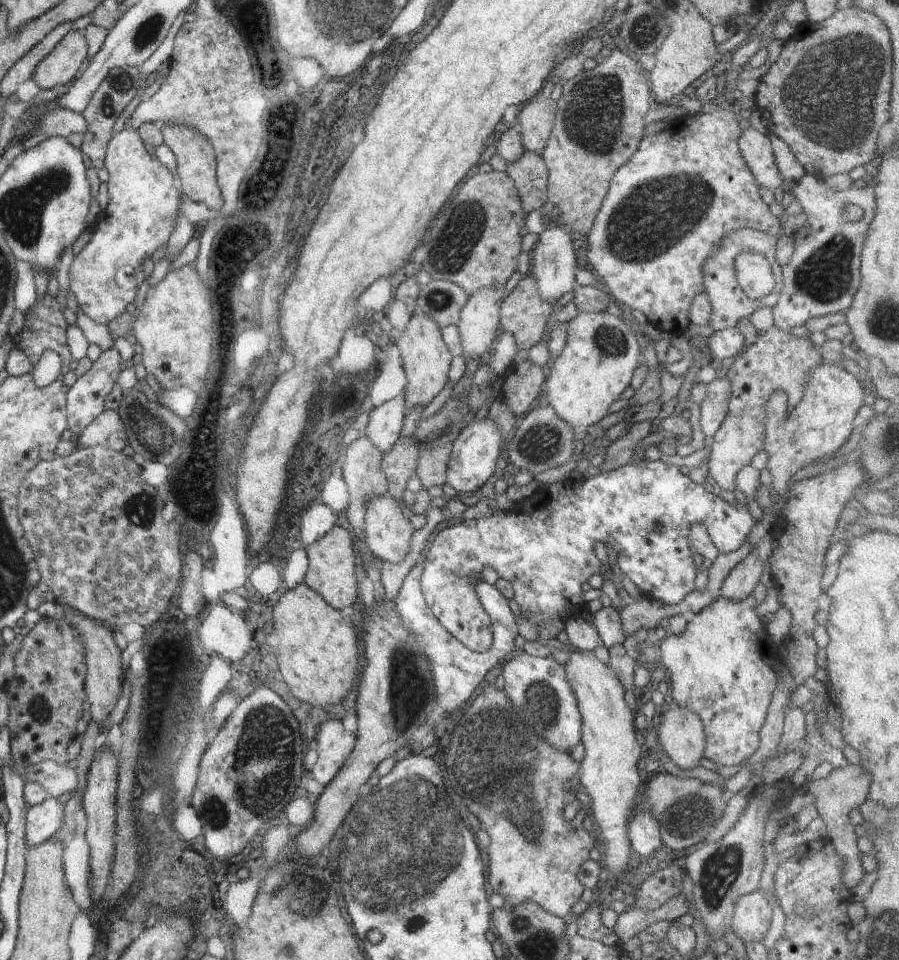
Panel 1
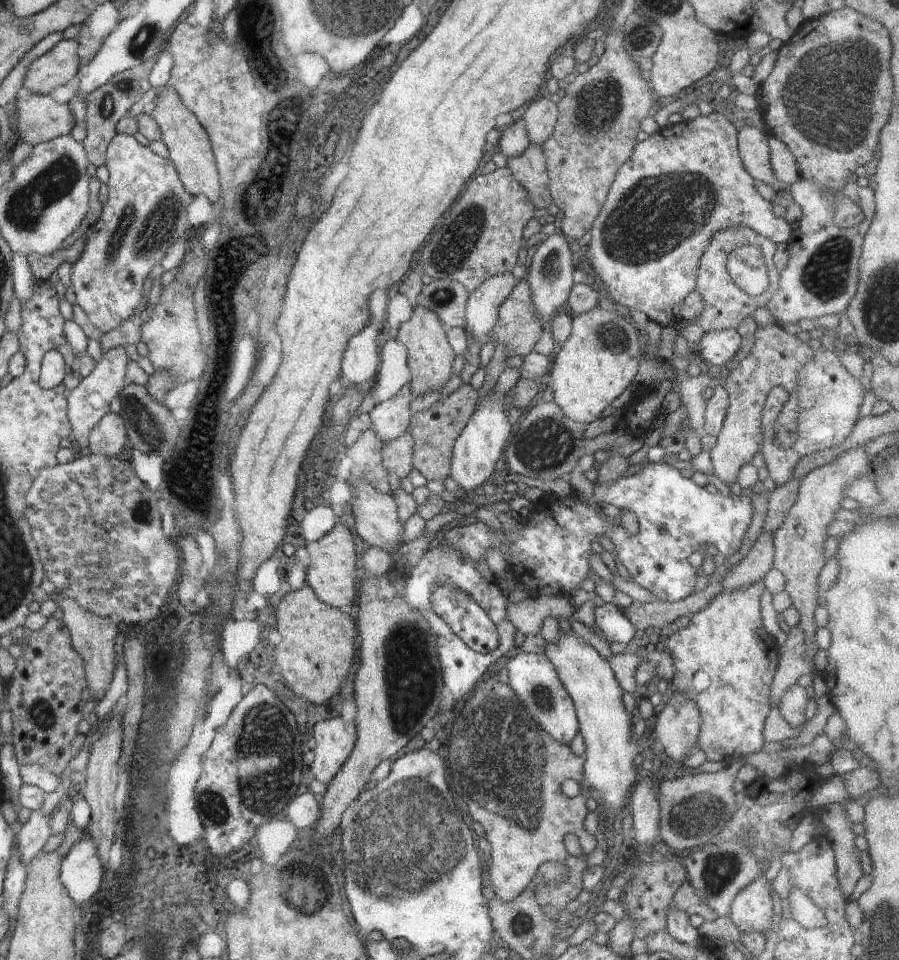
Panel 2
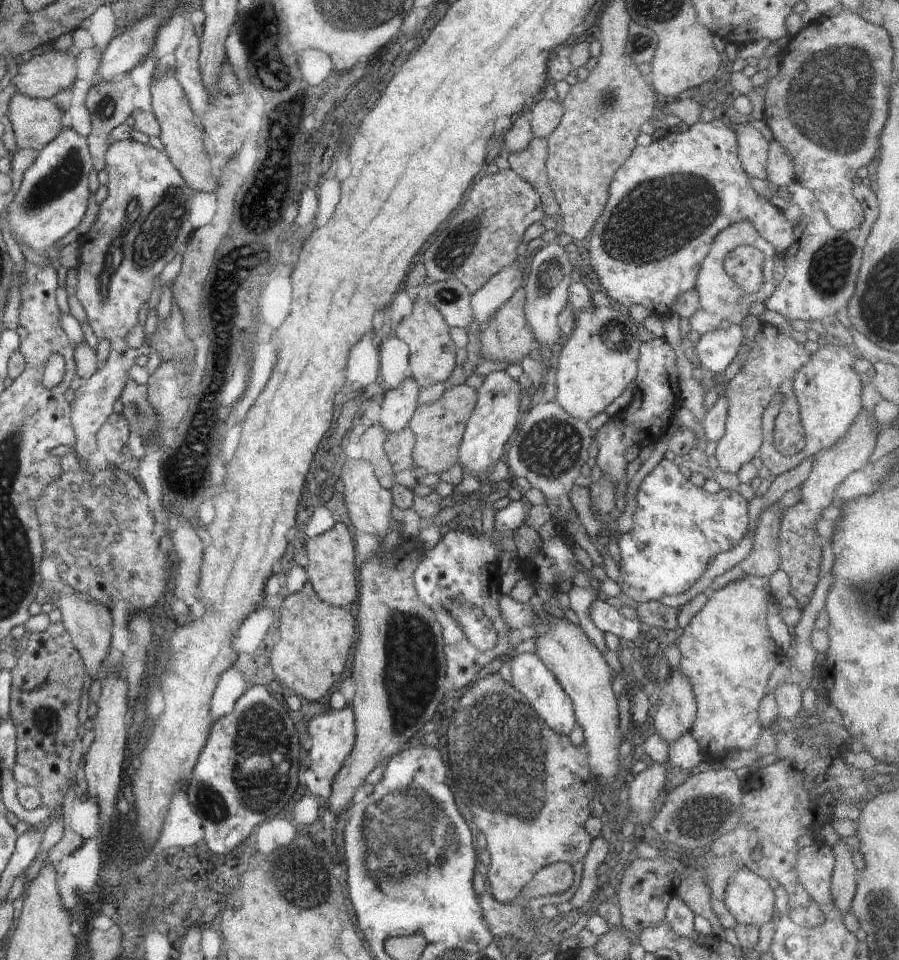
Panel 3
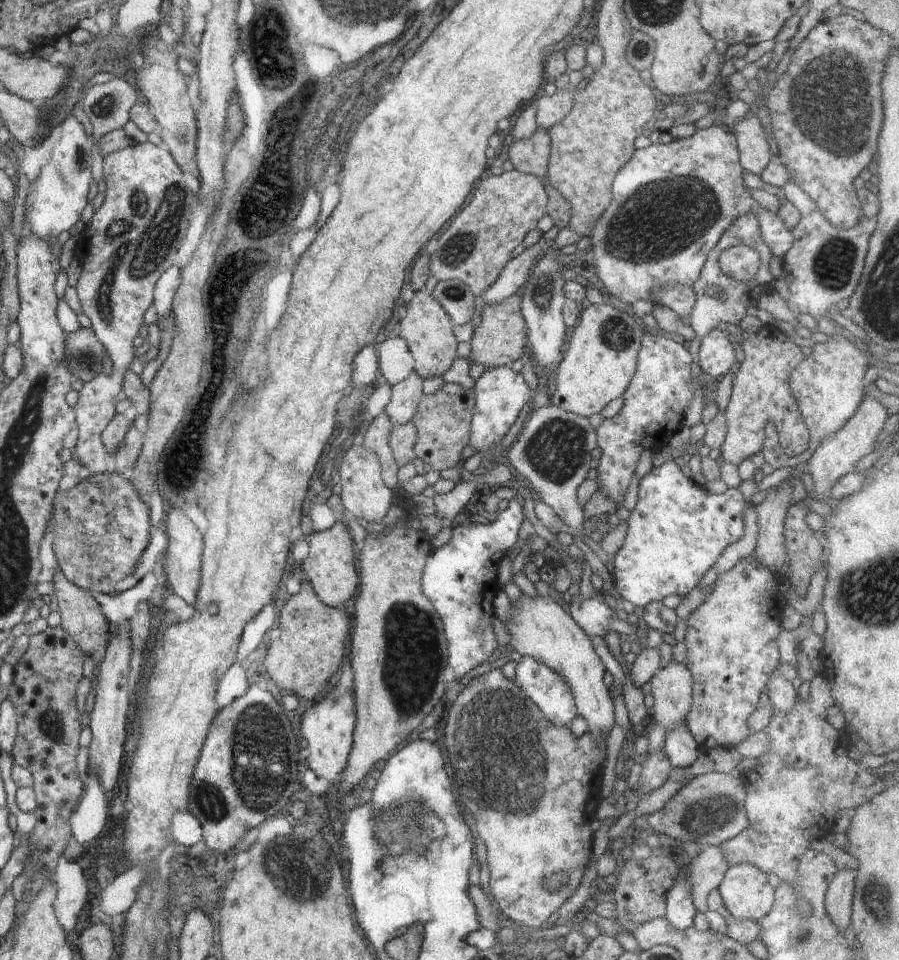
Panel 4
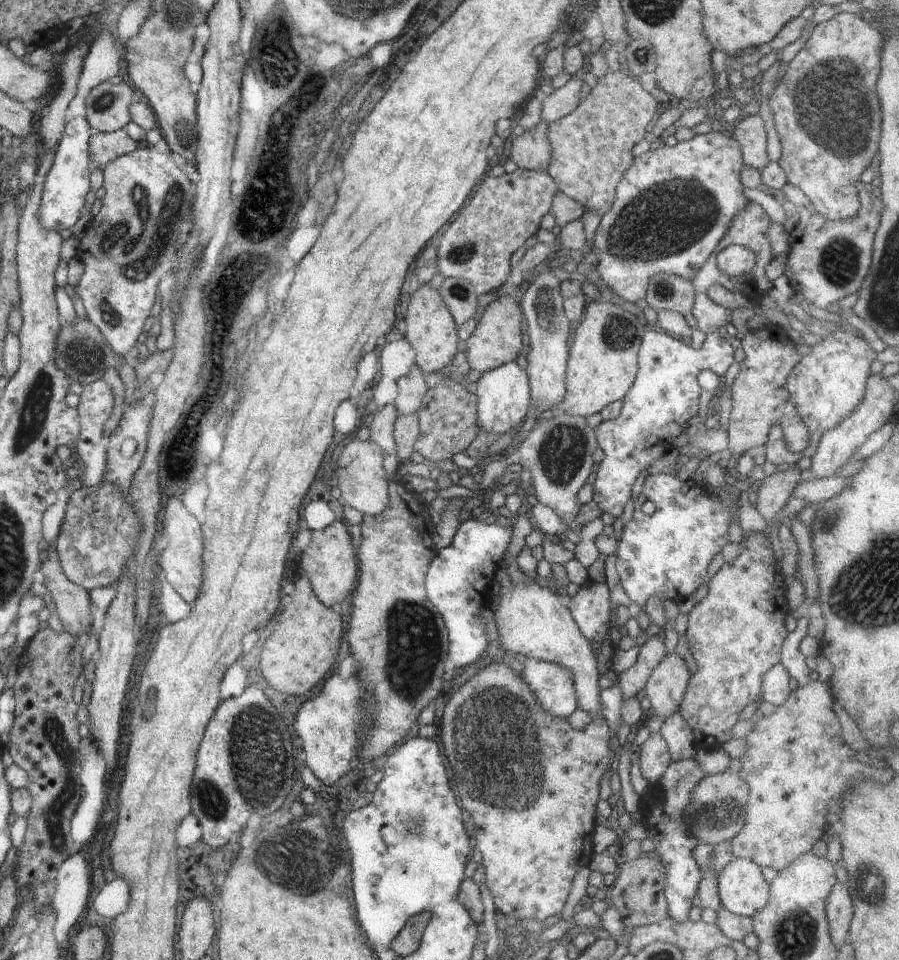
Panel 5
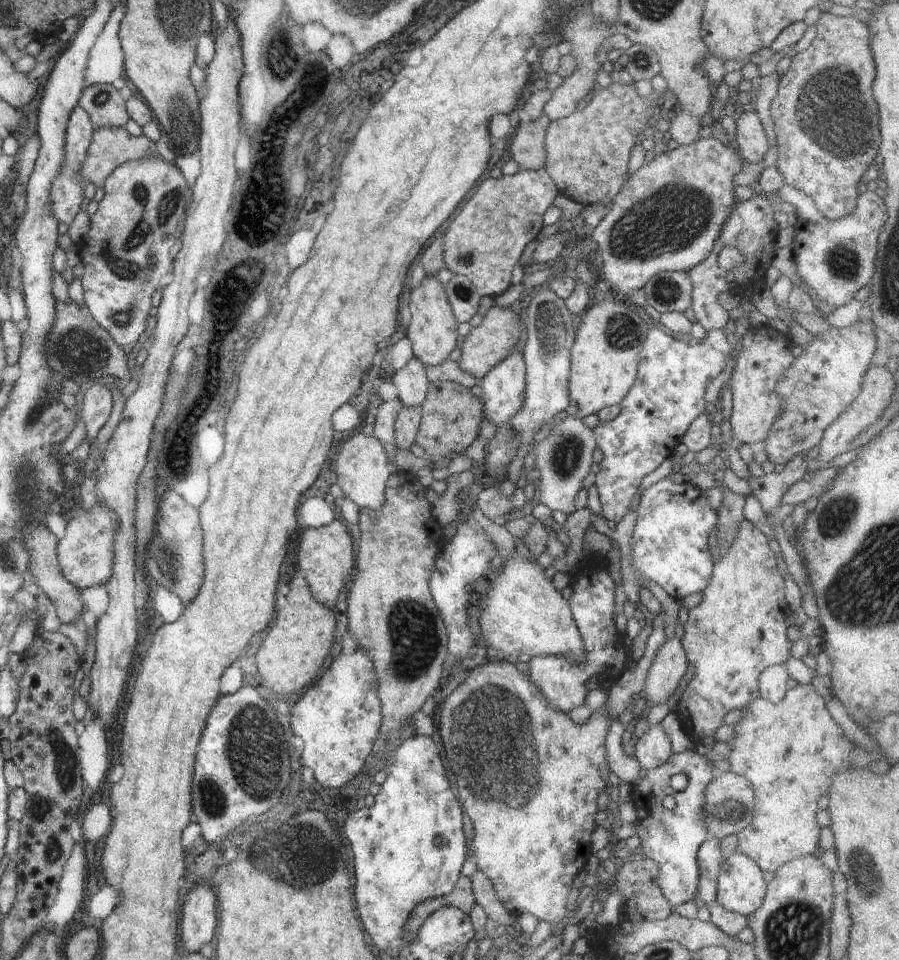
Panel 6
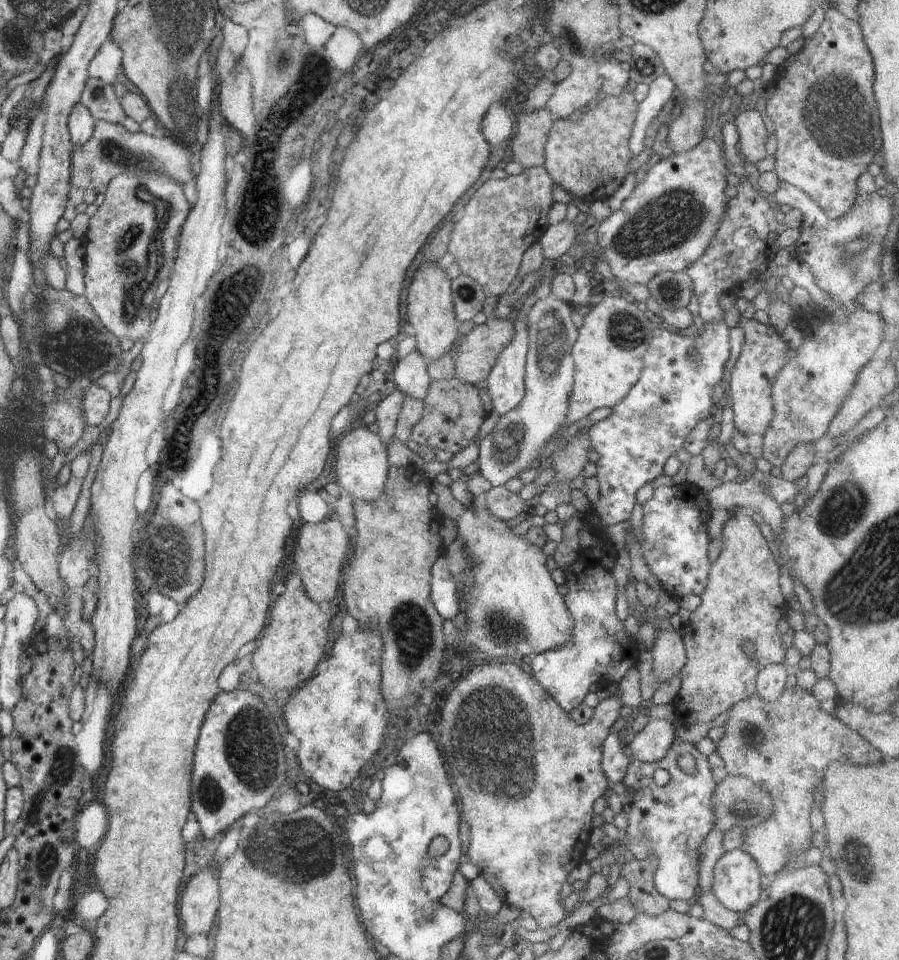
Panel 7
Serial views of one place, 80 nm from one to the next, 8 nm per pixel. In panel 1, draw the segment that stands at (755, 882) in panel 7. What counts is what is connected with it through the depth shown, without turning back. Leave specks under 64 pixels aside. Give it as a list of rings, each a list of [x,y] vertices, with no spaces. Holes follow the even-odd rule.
[[[756,889],[736,901],[731,929],[744,944],[762,943],[762,938],[770,928],[770,918],[772,909],[760,889]]]

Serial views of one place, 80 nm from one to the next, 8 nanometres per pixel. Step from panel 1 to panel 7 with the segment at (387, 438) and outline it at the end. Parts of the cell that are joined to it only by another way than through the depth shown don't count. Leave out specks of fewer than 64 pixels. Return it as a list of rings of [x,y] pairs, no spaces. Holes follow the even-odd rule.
[[[415,350],[395,365],[393,384],[404,396],[421,401],[426,398],[433,380],[428,376],[425,360]]]

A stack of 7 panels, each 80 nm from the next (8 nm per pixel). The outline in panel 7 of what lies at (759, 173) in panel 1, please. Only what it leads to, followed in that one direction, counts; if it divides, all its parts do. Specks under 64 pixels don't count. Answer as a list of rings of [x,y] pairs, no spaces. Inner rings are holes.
[[[758,107],[744,110],[735,117],[733,124],[738,132],[738,150],[742,159],[755,165],[764,160],[769,133],[762,120],[761,110]]]

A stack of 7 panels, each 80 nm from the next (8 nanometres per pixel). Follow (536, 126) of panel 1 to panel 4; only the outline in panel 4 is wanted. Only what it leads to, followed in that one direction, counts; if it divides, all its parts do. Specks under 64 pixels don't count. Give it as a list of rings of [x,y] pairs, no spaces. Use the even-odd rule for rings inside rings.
[[[571,86],[568,91],[558,91],[553,96],[539,94],[532,105],[536,108],[536,124],[538,128],[544,128],[546,132],[564,119],[572,110],[572,91]]]

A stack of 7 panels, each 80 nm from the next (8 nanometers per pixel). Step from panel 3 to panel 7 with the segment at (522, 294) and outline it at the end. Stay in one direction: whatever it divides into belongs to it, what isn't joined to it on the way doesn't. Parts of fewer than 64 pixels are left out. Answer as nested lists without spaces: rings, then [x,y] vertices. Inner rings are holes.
[[[492,315],[482,325],[473,325],[471,332],[464,332],[457,343],[458,356],[454,360],[454,376],[464,384],[471,384],[476,387],[484,385],[490,370],[496,362],[500,352],[512,344],[514,338],[514,323],[508,316],[502,318]]]

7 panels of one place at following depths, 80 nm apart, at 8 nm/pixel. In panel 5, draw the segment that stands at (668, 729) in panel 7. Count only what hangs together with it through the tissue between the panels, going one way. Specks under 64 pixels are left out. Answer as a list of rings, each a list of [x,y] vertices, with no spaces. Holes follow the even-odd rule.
[[[659,733],[651,734],[637,750],[640,753],[640,776],[644,776],[650,786],[656,785],[658,780],[662,780],[660,776],[664,776],[672,761],[666,742]]]

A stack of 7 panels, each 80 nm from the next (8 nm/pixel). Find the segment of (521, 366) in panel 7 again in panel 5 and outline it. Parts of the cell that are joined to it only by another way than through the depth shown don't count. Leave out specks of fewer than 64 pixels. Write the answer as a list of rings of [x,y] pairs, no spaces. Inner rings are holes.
[[[514,361],[480,376],[475,393],[477,396],[477,430],[482,430],[486,434],[502,435],[514,429],[517,425],[521,426],[523,424],[526,414],[531,408],[531,391],[527,374]]]

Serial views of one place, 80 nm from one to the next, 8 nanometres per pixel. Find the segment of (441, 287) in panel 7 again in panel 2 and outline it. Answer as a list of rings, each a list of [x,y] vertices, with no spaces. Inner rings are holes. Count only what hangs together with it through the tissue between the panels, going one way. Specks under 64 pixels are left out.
[[[417,304],[413,308],[410,320],[403,322],[392,335],[388,334],[388,336],[393,336],[405,344],[407,350],[407,365],[411,372],[411,381],[409,382],[409,385],[411,388],[412,398],[428,391],[442,389],[452,374],[452,363],[455,358],[455,354],[452,347],[450,347],[450,343],[448,343],[448,339],[446,339],[445,331],[446,329],[440,322],[440,319],[436,316],[436,314],[434,314],[434,311],[428,310],[426,307]]]

